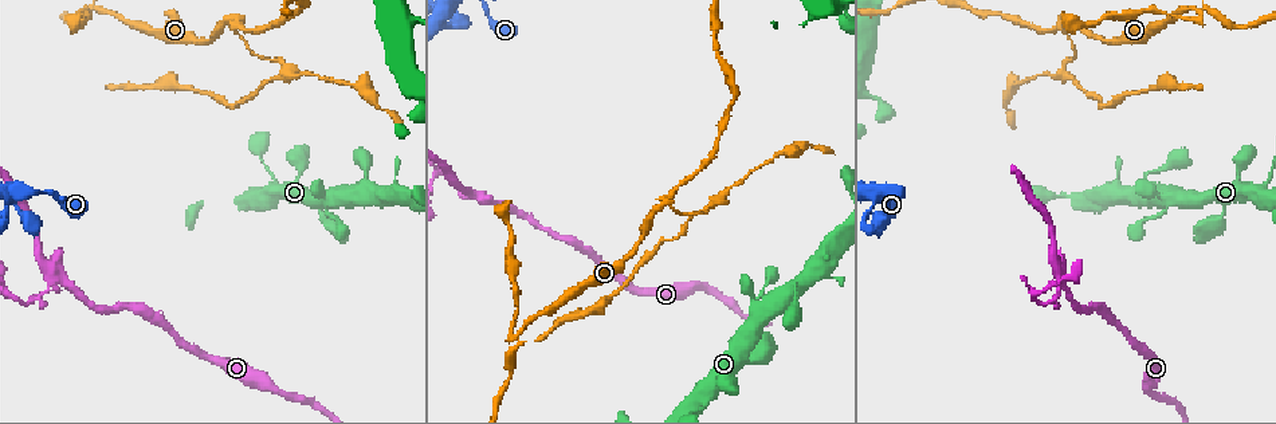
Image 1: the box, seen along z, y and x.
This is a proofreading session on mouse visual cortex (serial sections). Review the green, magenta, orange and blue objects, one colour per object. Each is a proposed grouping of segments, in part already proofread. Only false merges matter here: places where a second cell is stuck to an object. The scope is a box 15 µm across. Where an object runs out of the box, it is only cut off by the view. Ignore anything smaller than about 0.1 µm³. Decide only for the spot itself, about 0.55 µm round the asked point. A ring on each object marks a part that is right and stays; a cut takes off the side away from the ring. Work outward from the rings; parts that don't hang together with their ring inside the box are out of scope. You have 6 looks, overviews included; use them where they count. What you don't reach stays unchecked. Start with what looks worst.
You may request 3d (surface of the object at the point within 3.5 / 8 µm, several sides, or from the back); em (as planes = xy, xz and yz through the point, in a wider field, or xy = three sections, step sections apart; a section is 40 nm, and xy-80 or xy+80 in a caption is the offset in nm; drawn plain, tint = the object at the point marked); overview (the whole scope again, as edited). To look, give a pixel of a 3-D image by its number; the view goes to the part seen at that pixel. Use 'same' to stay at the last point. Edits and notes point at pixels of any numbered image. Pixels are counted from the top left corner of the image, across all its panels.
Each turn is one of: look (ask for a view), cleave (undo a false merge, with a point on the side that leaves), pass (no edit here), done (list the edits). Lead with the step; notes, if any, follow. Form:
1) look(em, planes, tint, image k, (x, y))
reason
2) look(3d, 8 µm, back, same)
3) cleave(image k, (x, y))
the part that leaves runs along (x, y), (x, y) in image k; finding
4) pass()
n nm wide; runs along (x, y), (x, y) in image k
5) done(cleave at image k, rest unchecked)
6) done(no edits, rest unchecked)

look(em, planes, tint, image 1, (668, 198))

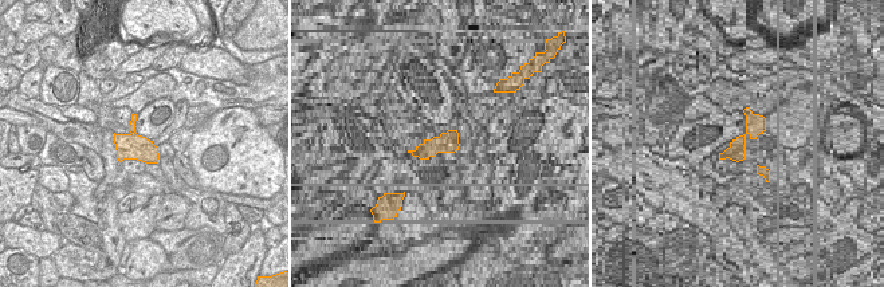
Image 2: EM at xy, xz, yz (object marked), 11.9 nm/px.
look(3d, 3.5 µm, same)
wider look

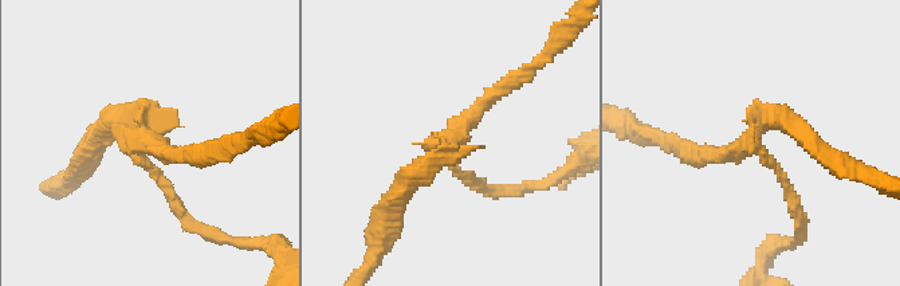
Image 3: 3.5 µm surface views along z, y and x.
cleave(image 3, (162, 184))
arms of 150, 200, 250 nm; two cells meet here

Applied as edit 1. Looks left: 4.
look(em, xy, step 1, tint, image 1, (518, 337))
branch point

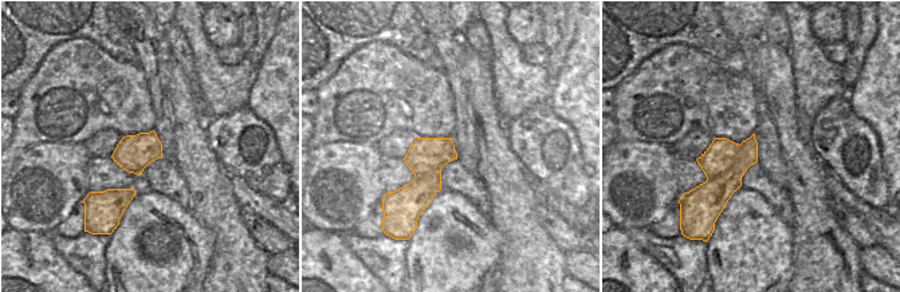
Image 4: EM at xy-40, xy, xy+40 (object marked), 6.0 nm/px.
look(3d, 3.5 µm, same)

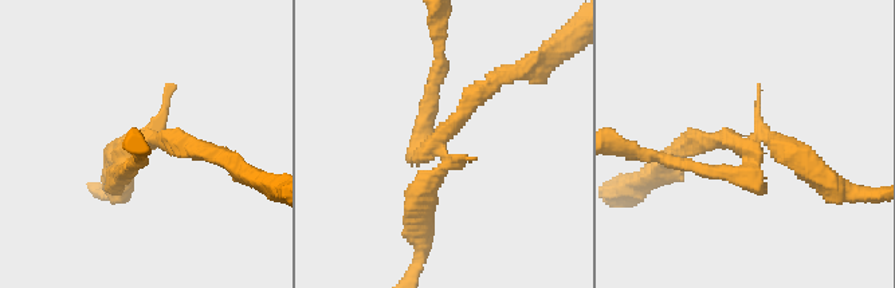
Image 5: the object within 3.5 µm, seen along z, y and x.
cleave(image 5, (697, 166))
arms of 150, 250, 350 nm; border along (741, 145), (734, 164), (707, 180) in image 4; a second cell is stuck on

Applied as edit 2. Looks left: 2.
done(cleave at image 3, cleave at image 5, rest unchecked)

